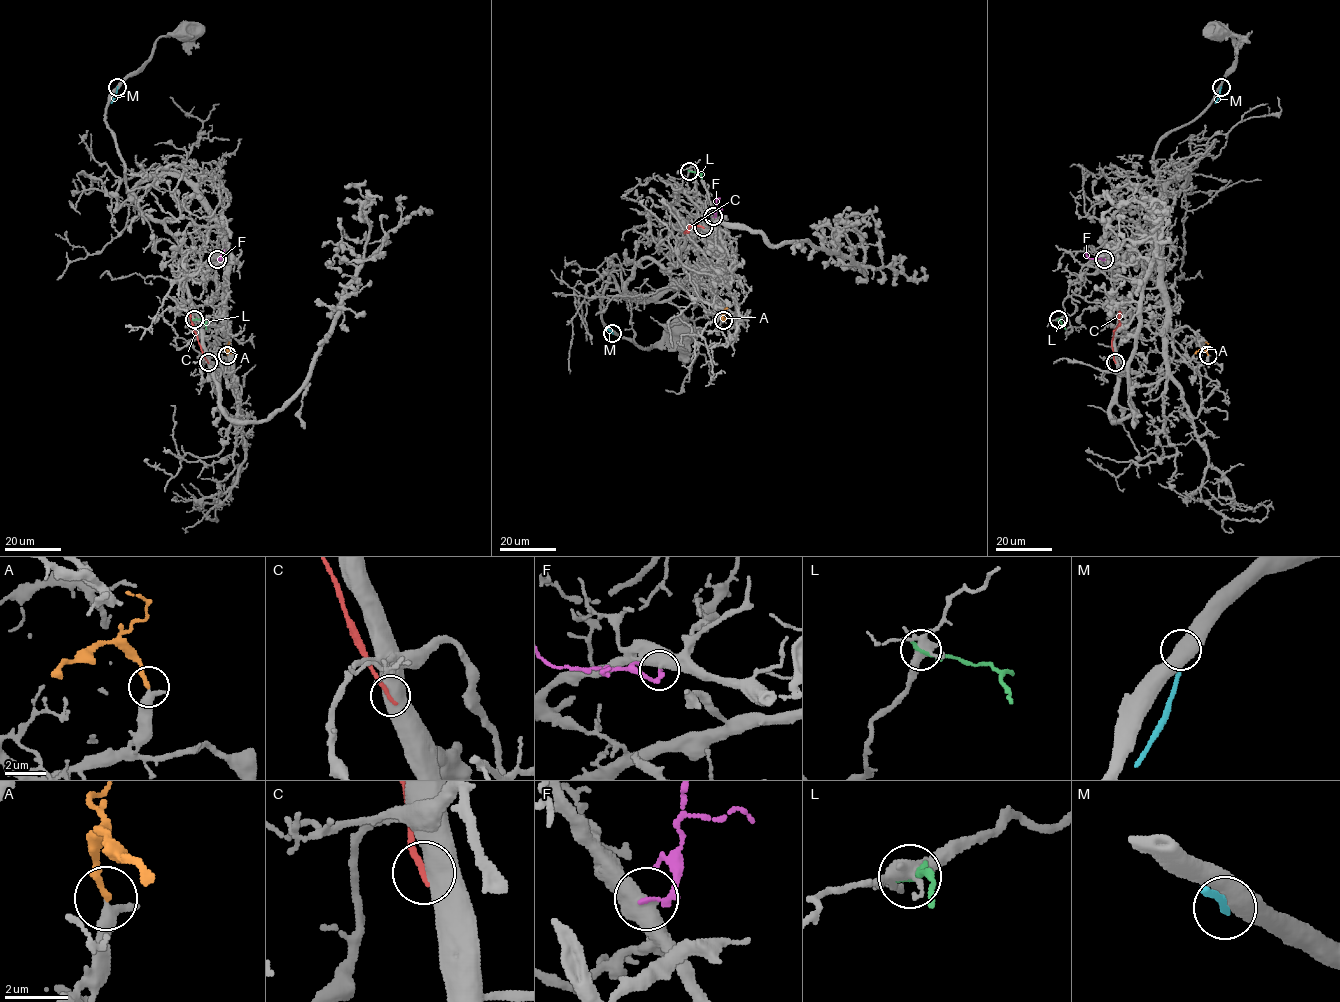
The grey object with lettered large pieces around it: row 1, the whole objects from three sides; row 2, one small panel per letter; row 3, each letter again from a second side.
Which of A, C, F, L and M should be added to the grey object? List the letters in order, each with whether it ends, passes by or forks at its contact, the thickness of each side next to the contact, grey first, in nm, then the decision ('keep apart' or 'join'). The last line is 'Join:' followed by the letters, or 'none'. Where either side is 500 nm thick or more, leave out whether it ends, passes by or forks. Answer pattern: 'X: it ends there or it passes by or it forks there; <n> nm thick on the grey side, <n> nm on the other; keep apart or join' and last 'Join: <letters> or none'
A: it ends there; 280 nm thick on the grey side, 200 nm on the other; join
C: 750 nm thick on the grey side, 200 nm on the other; keep apart
F: it ends there; 480 nm thick on the grey side, 160 nm on the other; keep apart
L: it ends there; 400 nm thick on the grey side, 200 nm on the other; keep apart
M: 550 nm thick on the grey side, 240 nm on the other; keep apart
Join: A

